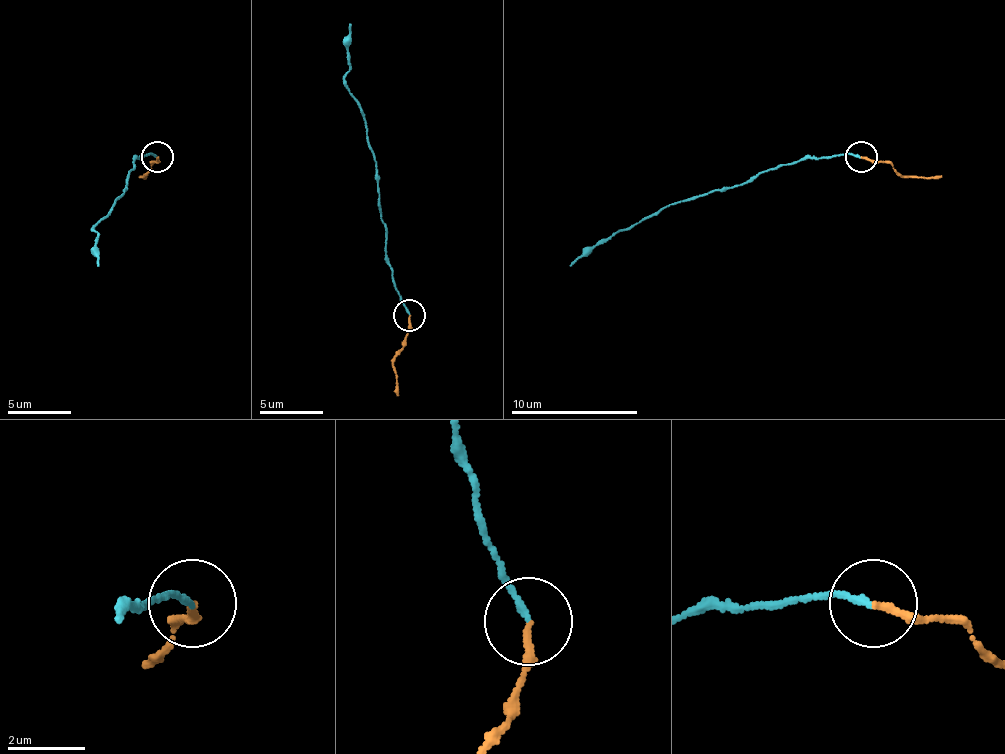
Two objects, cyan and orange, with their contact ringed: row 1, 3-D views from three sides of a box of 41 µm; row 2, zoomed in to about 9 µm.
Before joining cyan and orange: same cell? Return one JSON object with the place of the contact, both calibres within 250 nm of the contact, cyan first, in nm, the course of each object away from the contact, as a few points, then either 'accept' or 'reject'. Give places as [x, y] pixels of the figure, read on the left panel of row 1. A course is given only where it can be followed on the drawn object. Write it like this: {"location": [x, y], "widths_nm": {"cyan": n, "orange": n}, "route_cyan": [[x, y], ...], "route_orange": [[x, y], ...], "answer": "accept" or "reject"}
{"location": [157, 156], "widths_nm": {"cyan": 170, "orange": 180}, "route_cyan": [[158, 157], [145, 154], [133, 164], [126, 186], [114, 208], [91, 230], [98, 236], [98, 265]], "route_orange": [[158, 157], [142, 176], [145, 176]], "answer": "accept"}

